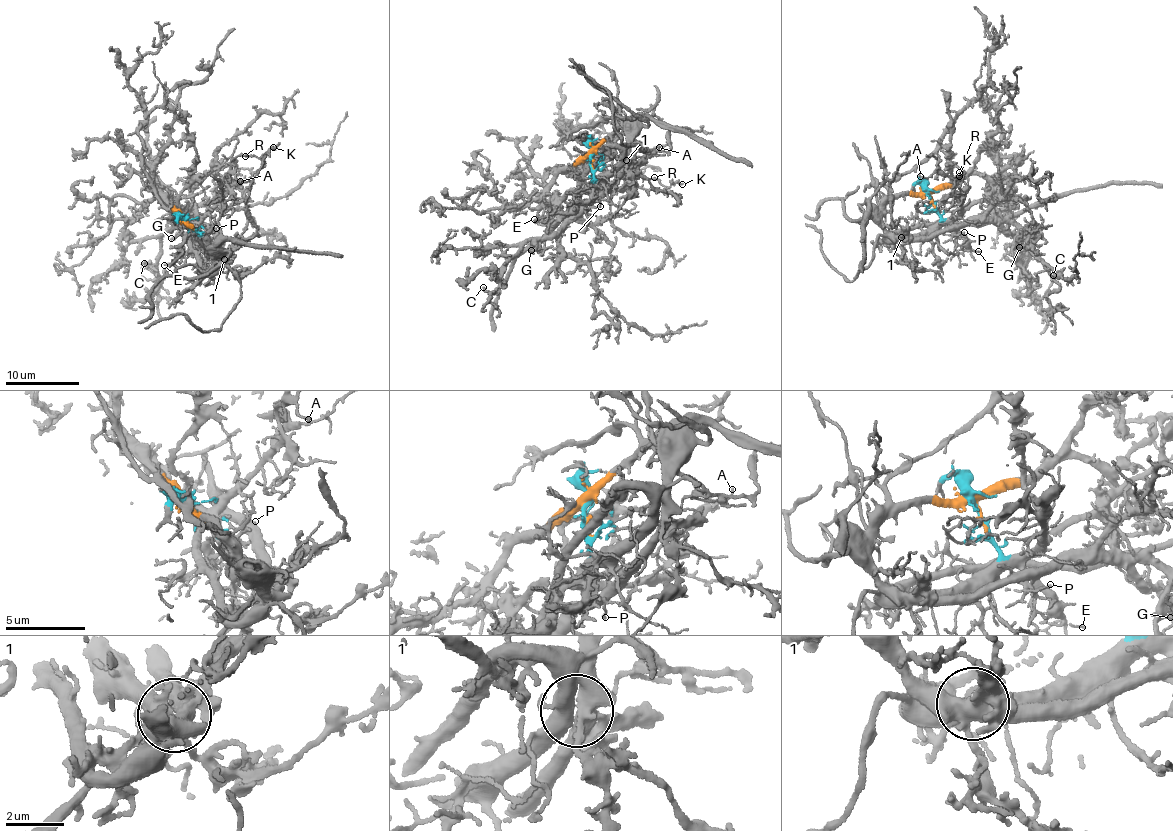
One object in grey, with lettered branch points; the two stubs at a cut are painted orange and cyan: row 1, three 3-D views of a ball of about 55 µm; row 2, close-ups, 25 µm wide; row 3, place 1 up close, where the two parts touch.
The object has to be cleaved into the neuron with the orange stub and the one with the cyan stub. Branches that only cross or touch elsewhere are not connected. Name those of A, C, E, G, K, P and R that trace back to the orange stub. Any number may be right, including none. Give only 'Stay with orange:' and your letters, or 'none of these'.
Stay with orange: C, G

